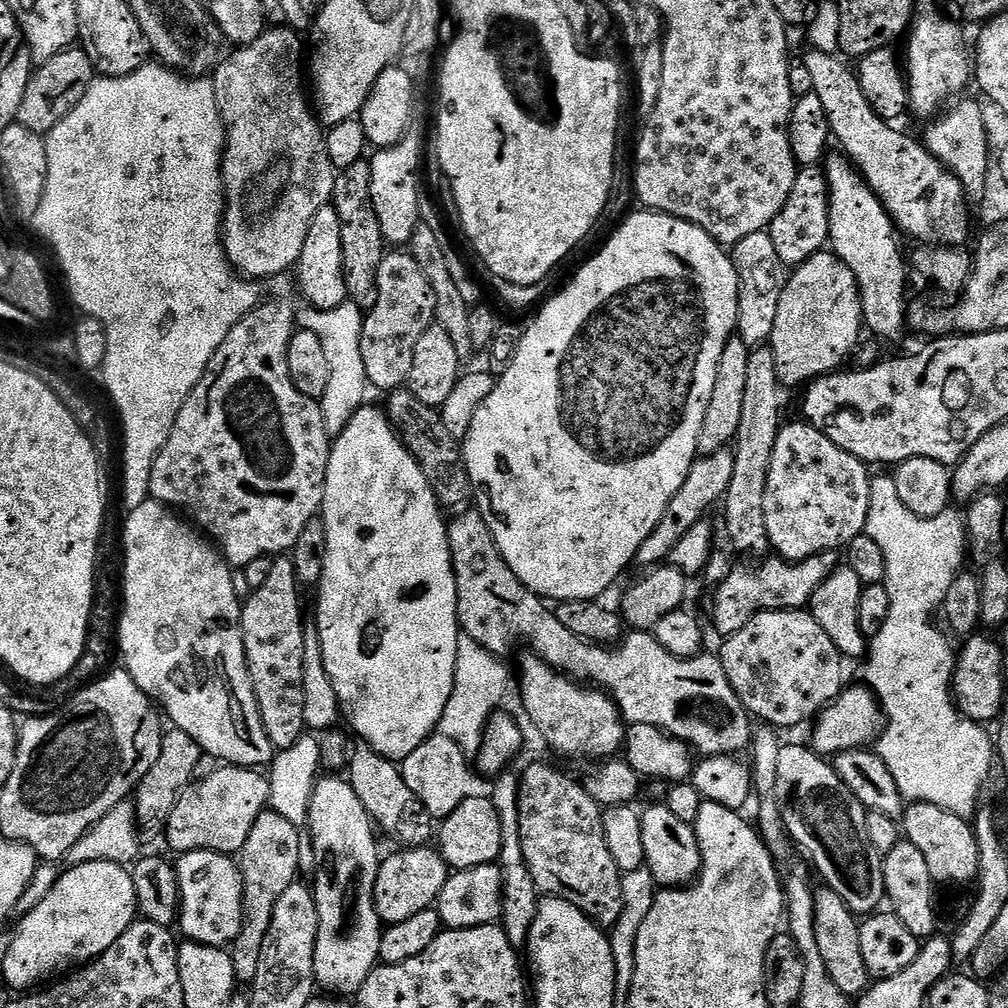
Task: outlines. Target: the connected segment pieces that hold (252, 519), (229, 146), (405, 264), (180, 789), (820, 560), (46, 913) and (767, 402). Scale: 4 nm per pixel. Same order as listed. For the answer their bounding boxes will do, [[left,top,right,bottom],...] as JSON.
[[148,302,330,569],[211,26,338,282],[362,250,436,394],[135,730,202,841],[712,551,838,638],[2,862,137,990],[722,346,785,558]]

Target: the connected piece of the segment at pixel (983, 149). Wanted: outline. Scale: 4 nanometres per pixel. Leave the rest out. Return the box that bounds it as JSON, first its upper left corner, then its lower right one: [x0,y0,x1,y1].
[922,99,988,194]

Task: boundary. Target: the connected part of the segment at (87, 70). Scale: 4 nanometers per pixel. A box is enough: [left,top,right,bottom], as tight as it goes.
[15,46,97,134]

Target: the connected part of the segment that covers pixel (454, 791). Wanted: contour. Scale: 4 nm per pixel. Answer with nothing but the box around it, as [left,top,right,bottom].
[400,732,470,822]

